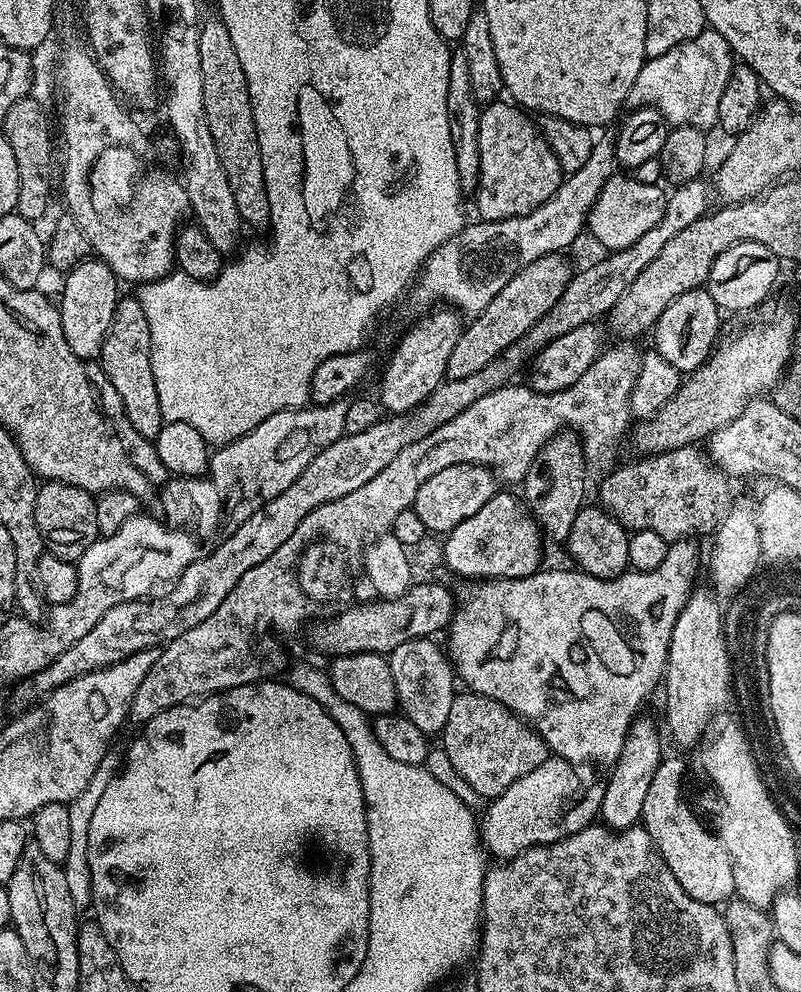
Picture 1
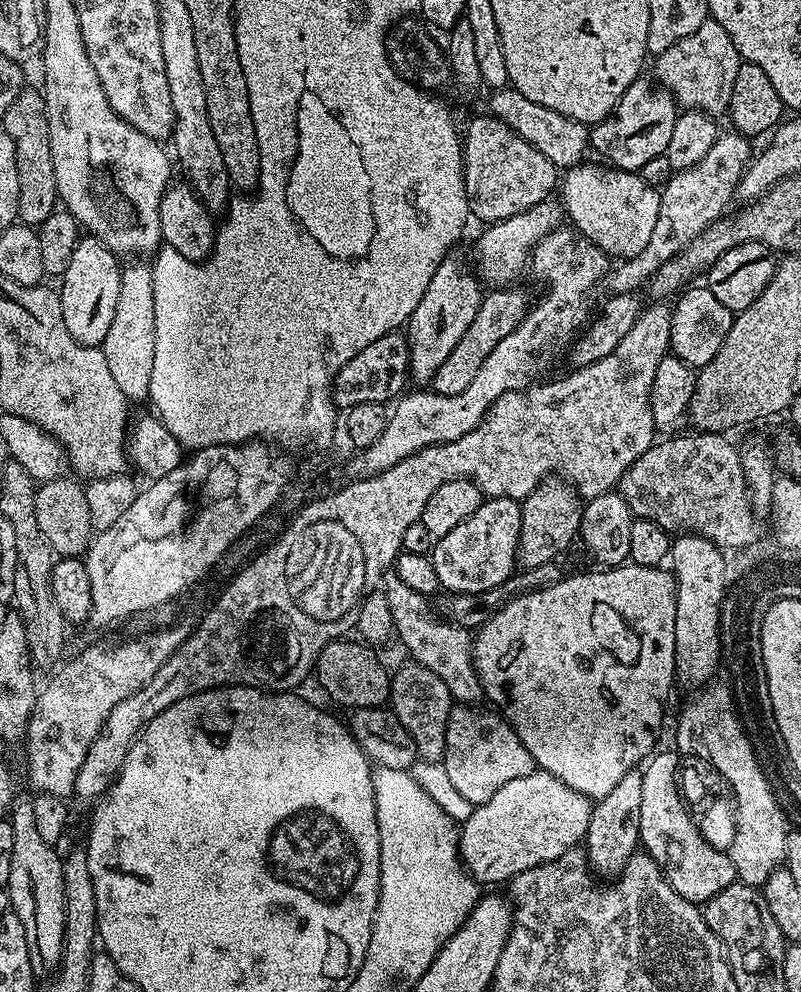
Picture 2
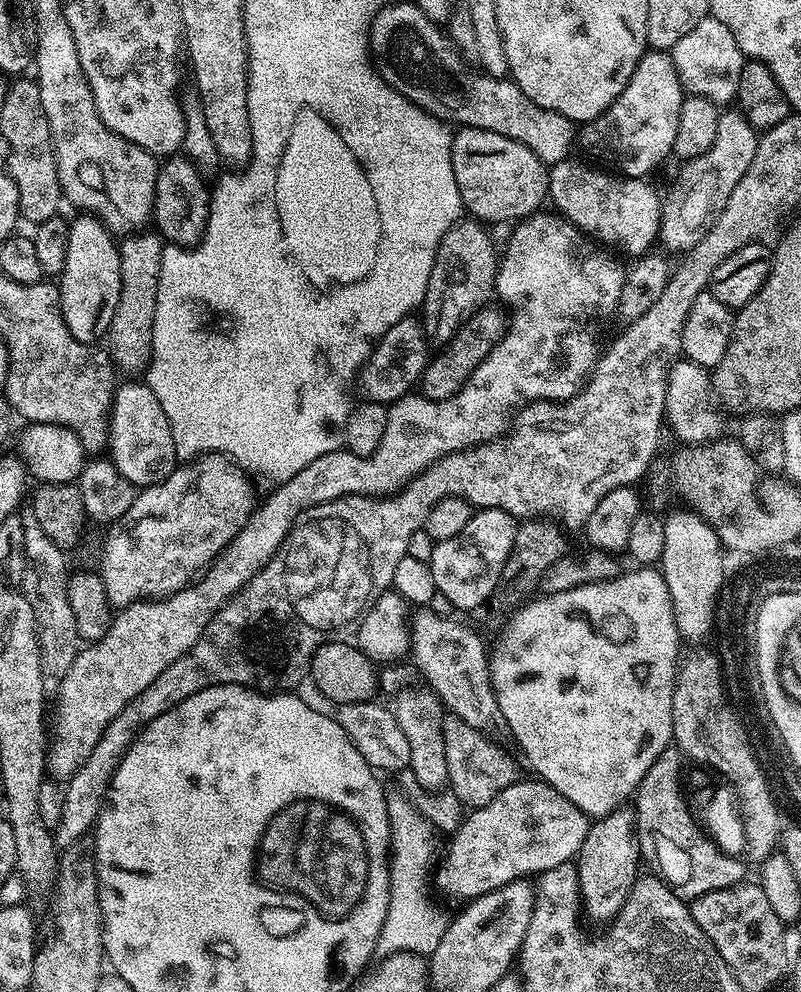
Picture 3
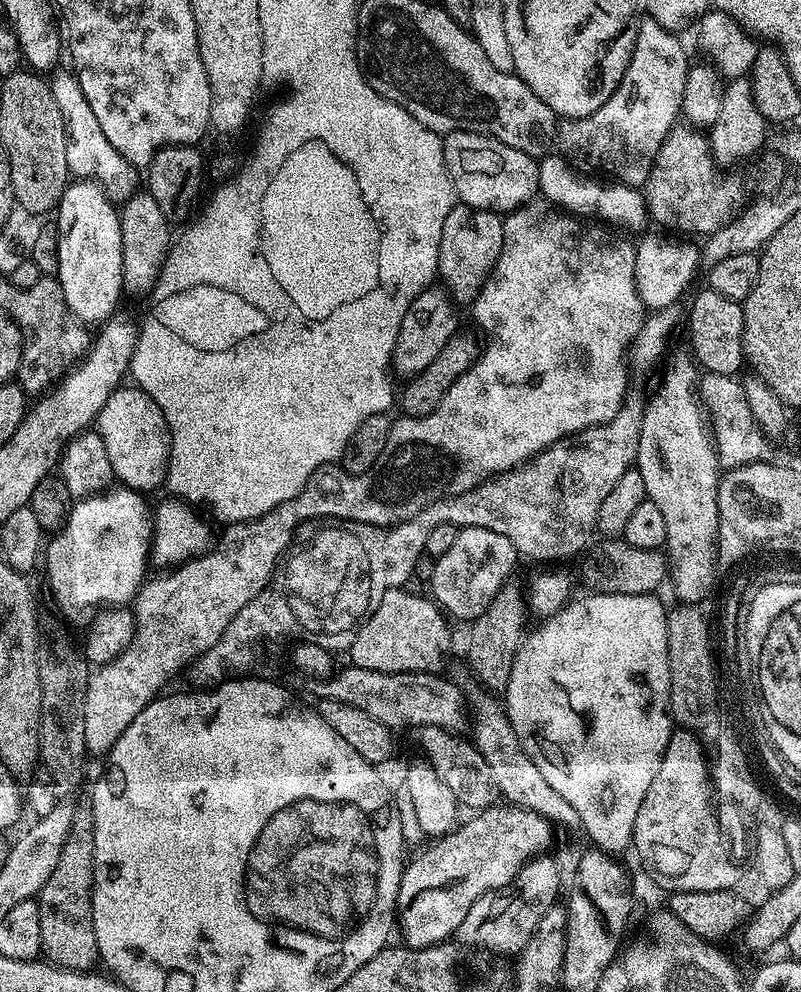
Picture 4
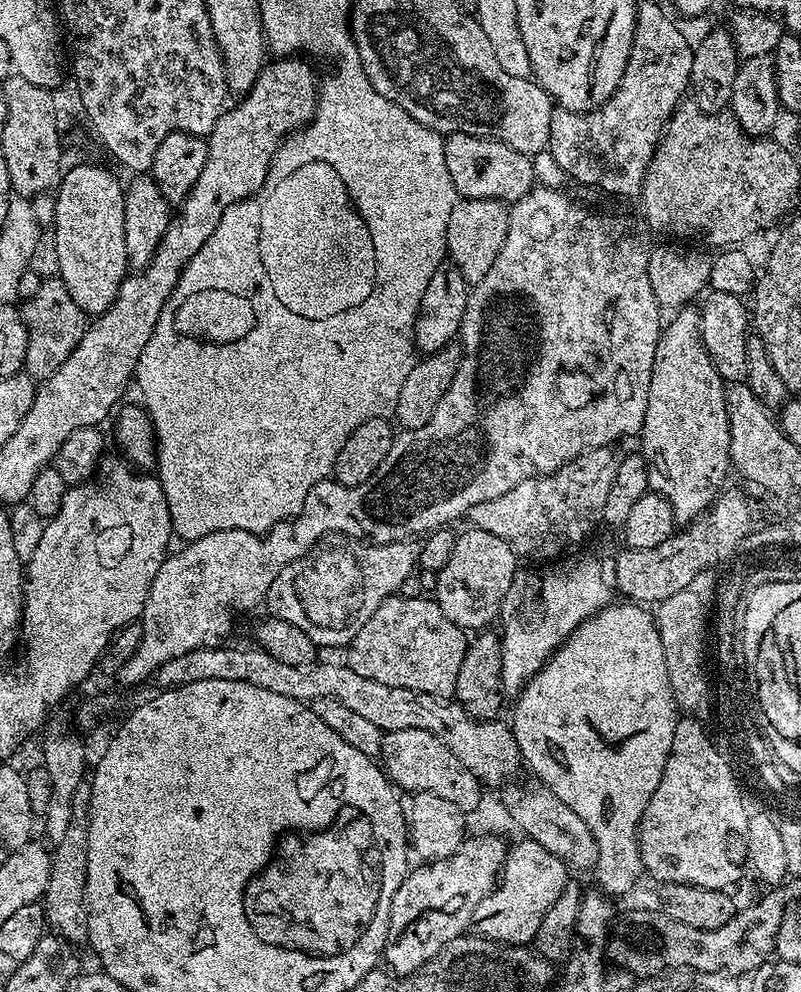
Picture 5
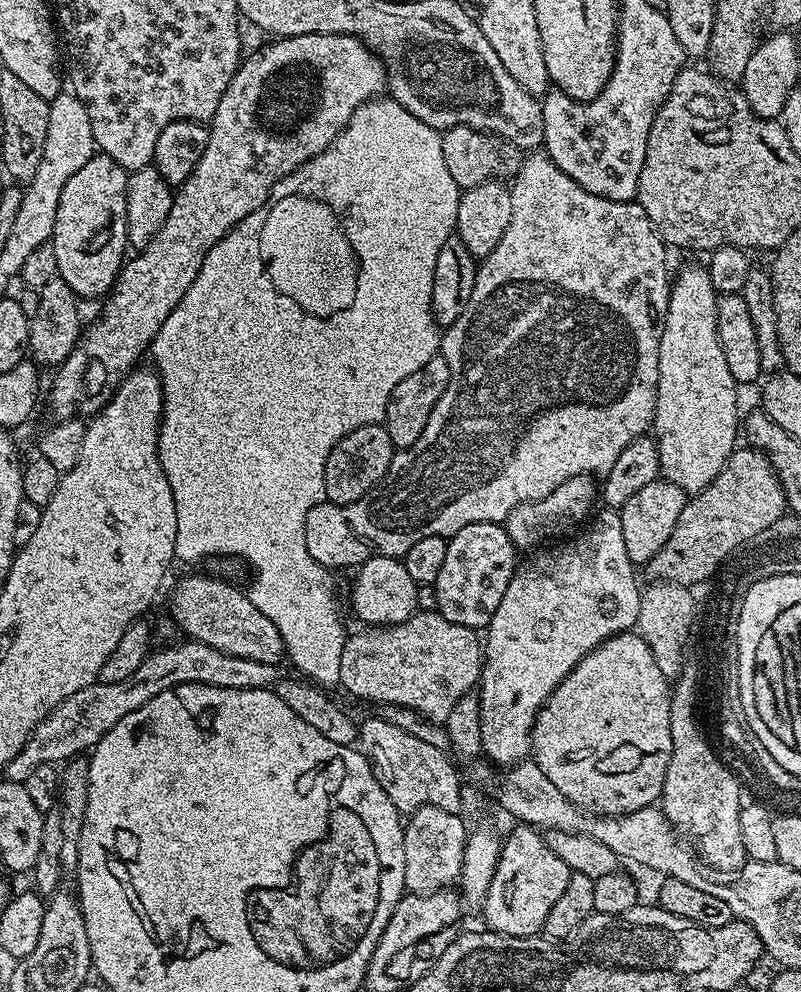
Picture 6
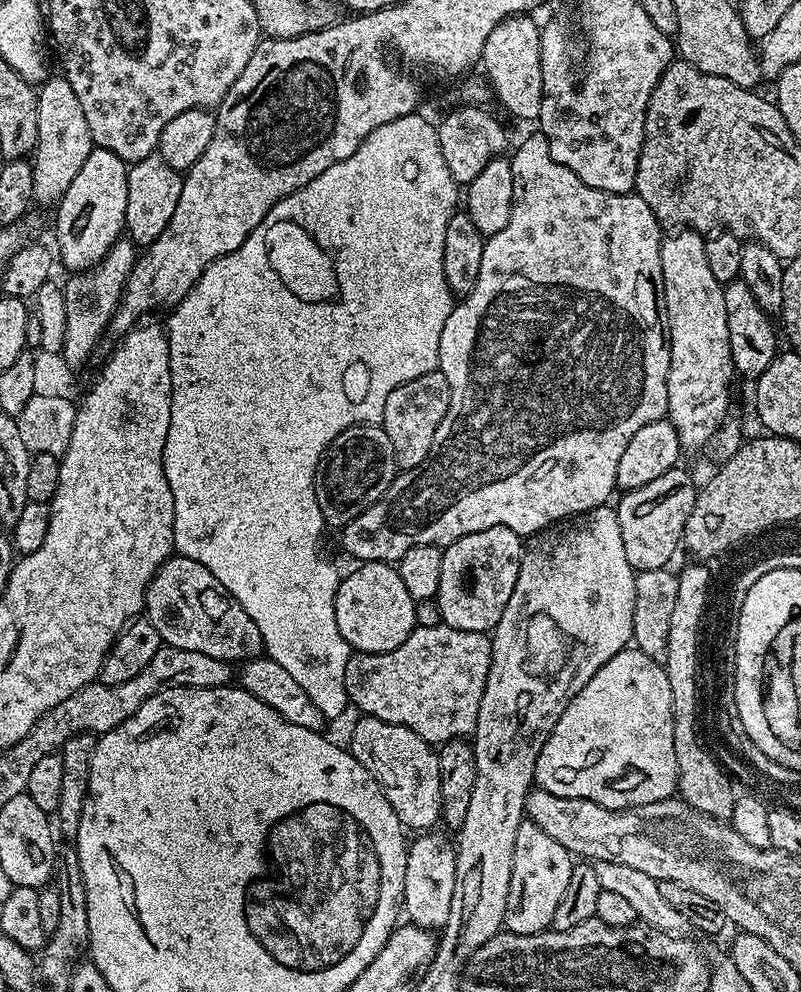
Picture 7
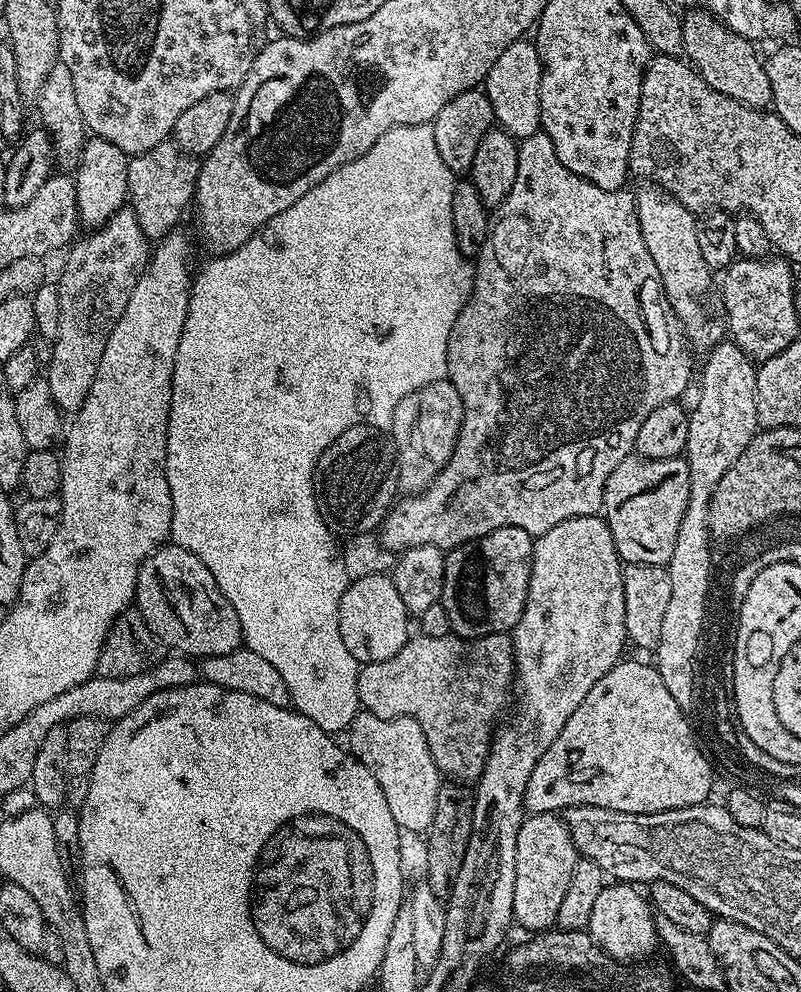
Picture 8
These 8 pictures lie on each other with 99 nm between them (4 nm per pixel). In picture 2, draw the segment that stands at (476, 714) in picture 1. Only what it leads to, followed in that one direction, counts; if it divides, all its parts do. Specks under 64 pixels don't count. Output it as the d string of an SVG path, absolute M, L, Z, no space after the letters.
M457 703L446 722L446 746L444 747L444 776L448 784L468 803L468 806L485 804L514 778L526 778L537 771L536 759L526 750L522 738L512 729L503 715L479 712L479 707Z

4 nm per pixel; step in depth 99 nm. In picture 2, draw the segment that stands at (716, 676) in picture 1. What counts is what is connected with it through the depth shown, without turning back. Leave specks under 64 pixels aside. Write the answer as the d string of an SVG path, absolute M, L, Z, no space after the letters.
M677 535L672 541L670 571L676 582L676 676L684 676L689 682L704 680L714 666L722 663L720 638L716 635L716 612L720 604L720 546L705 536Z

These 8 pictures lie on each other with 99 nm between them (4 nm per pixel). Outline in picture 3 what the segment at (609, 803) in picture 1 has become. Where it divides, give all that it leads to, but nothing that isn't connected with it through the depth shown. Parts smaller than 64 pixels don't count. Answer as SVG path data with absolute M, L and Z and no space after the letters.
M625 806L617 809L610 816L597 819L589 827L586 838L580 847L580 854L574 861L578 874L578 886L580 887L580 902L585 917L592 920L605 920L611 922L622 910L630 890L634 886L636 877L642 868L640 855L640 839L636 836L636 814L631 807Z

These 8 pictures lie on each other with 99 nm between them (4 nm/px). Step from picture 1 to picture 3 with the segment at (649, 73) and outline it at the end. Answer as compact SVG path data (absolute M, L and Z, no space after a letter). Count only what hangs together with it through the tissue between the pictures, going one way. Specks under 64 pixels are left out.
M710 14L704 17L686 38L680 39L670 50L678 78L685 93L706 96L718 106L728 106L736 100L738 78L742 78L742 66L746 63L744 51L734 42L734 34L722 26Z

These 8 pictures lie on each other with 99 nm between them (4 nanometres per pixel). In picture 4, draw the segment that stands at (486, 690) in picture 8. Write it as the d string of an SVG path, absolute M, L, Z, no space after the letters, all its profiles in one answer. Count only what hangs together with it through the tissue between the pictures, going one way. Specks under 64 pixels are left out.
M407 587L386 590L382 602L369 612L350 649L355 667L379 672L436 672L439 669L448 652L449 621L427 595L415 596L408 591Z

